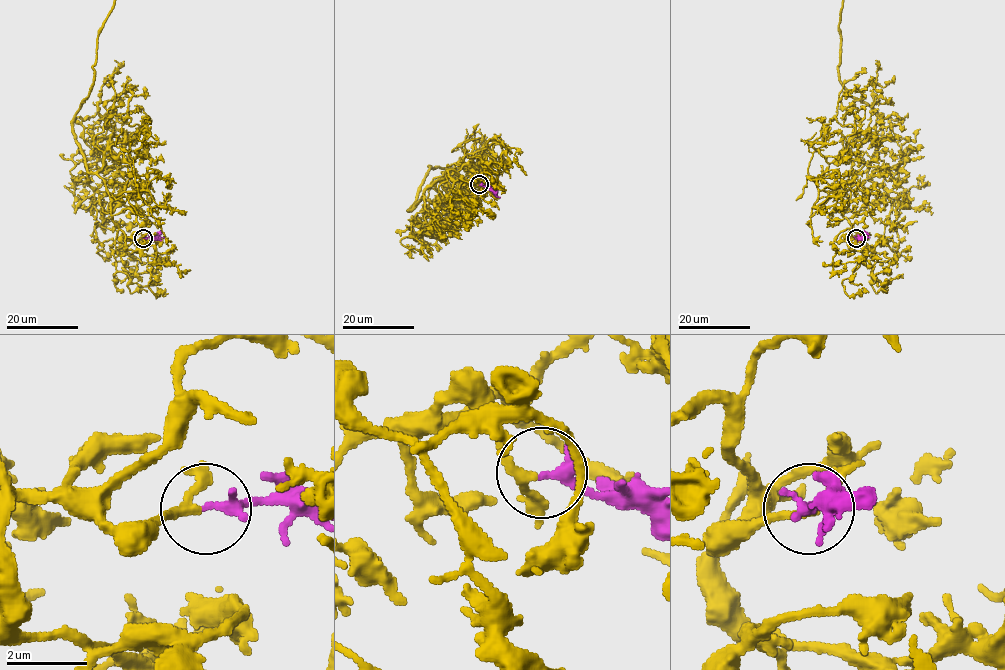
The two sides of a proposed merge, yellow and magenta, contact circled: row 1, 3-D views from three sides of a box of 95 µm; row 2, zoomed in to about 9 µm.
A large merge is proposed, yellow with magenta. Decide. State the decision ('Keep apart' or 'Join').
Join

